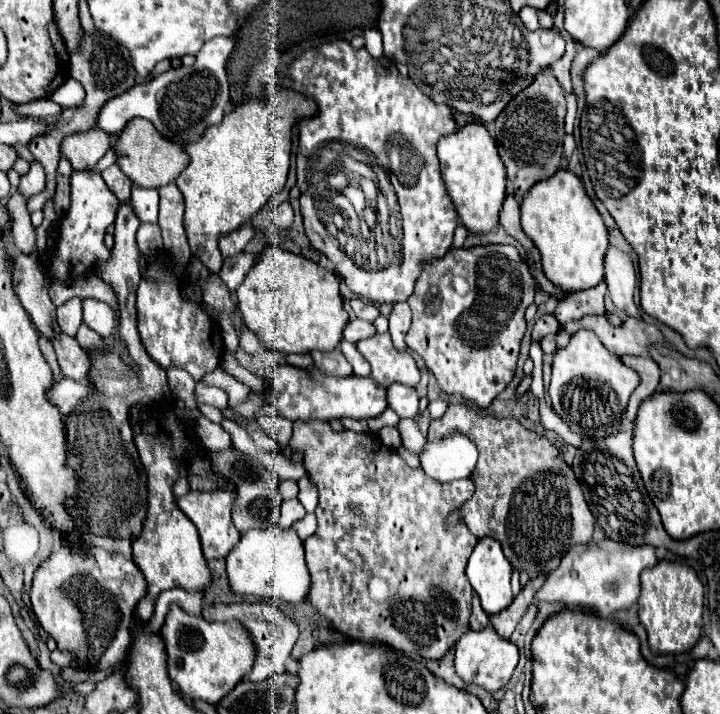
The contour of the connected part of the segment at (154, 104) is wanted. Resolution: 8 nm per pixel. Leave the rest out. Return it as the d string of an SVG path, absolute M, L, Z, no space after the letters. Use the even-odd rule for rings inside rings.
M213 38L209 44L209 60L199 54L193 68L179 68L153 78L147 84L137 84L127 92L107 100L99 110L95 128L117 134L123 124L133 118L149 120L161 136L175 144L189 144L203 136L207 126L219 124L225 114L225 104L229 106L229 80L227 80L227 60L235 50L235 38ZM163 92L163 100L161 100Z

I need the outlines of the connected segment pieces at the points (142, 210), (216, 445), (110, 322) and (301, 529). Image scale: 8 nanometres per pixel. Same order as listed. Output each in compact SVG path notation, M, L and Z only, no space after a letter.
M133 186L131 204L133 204L133 210L137 212L141 222L157 222L157 214L159 214L157 192L141 188L141 186Z
M207 418L197 420L195 436L199 444L207 450L227 450L232 447L231 437L221 428L221 424L215 424Z
M83 300L83 322L95 330L101 338L111 338L115 328L115 316L109 310L107 304L101 304L99 300Z
M305 514L303 520L299 520L299 522L293 524L293 530L305 542L309 536L313 536L317 532L317 518L315 518L315 514Z

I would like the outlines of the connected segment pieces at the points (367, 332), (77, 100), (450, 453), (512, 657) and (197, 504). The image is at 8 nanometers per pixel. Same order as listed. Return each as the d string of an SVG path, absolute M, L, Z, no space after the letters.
M351 320L347 326L345 326L345 332L343 332L343 338L347 342L353 342L357 344L359 340L365 340L365 338L371 338L375 334L375 326L365 322L365 320Z
M69 78L65 80L65 84L61 84L61 88L57 88L57 92L53 92L51 100L61 108L79 108L85 102L85 90L77 80Z
M449 436L439 442L427 442L421 454L423 470L437 482L465 480L477 464L477 448L465 436Z
M491 626L475 632L469 630L455 646L455 670L463 678L465 684L477 684L485 688L487 692L497 692L507 686L507 682L513 676L513 670L517 666L519 652L517 646L509 640L501 638Z
M217 488L217 490L209 490L209 492L201 492L201 490L193 490L183 498L177 498L177 506L179 510L195 524L195 528L199 530L201 536L201 544L203 544L203 554L207 560L219 560L219 558L227 558L227 554L237 546L237 542L241 540L241 534L237 532L237 528L231 522L231 510L235 506L237 494L225 488Z

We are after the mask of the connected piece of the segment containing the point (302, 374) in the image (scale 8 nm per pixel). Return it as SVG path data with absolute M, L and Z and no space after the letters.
M277 366L269 370L263 380L269 384L269 390L275 396L265 396L261 398L265 402L271 402L275 406L275 414L291 420L291 422L307 422L307 420L345 420L345 418L355 418L355 420L369 420L387 408L387 396L383 388L377 388L373 384L373 378L357 378L357 376L345 376L345 378L335 378L335 376L325 376L321 374L315 366L303 370L295 366Z

